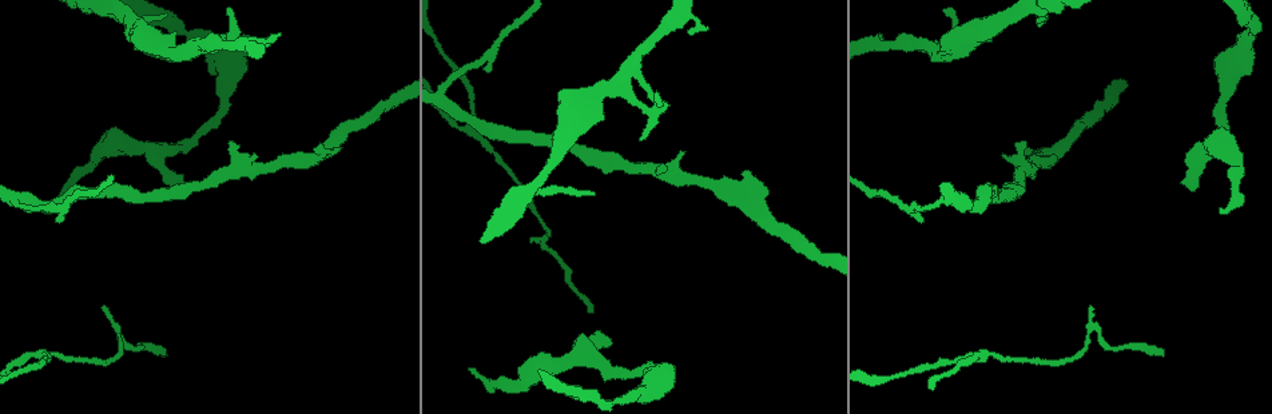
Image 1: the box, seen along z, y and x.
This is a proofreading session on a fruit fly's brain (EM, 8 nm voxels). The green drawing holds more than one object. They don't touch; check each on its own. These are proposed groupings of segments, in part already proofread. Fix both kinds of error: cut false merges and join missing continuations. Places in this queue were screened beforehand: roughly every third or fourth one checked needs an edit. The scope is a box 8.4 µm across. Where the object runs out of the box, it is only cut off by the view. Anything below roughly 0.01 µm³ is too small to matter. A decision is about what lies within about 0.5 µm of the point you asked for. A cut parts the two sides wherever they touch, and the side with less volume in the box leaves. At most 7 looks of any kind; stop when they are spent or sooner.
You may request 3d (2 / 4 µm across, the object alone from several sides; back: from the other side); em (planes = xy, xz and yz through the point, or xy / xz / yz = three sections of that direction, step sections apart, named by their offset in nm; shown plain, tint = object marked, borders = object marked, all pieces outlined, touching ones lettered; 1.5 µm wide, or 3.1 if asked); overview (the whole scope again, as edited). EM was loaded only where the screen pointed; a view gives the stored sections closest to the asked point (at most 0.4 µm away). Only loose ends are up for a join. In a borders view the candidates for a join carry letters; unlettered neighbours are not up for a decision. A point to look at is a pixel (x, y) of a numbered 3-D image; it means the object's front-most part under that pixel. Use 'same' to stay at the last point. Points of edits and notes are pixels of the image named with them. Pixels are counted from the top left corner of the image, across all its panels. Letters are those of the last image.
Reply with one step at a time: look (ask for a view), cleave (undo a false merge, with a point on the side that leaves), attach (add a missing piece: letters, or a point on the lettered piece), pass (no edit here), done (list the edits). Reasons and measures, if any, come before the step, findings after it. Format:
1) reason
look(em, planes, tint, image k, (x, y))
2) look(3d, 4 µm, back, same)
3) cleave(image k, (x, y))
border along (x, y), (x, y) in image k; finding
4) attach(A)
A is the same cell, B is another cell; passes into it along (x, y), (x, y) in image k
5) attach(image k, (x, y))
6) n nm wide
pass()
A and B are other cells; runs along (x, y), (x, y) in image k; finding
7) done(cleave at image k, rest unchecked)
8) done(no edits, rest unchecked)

a fork
look(em, xz, step 4, borders, image 1, (1025, 169))

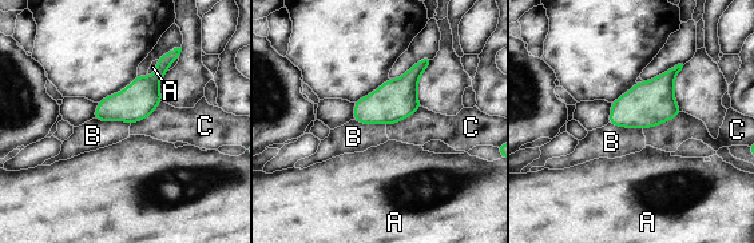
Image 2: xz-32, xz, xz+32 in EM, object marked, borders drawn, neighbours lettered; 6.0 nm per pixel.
C touches over 260 nm
pass()
A, B and C are other cells; one neuron here

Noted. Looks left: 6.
a fork
look(em, xy, step 4, tint, image 1, (618, 85))

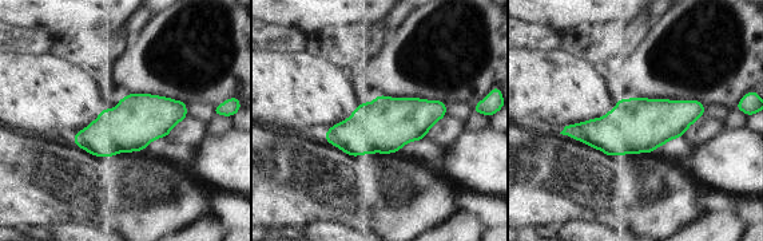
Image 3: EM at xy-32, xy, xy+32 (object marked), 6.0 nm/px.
cut it another way
look(em, planes, borders, same)

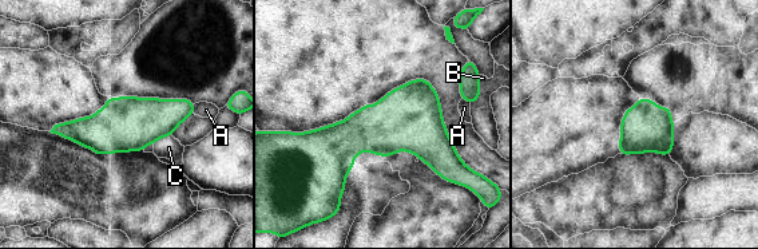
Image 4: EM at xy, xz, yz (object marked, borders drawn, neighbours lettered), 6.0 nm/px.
340 nm wide; B touches over 190 nm
pass()
A, B and C are other cells; all the same neuron

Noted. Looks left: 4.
an open end
look(3d, 4 µm, image 1, (880, 35))

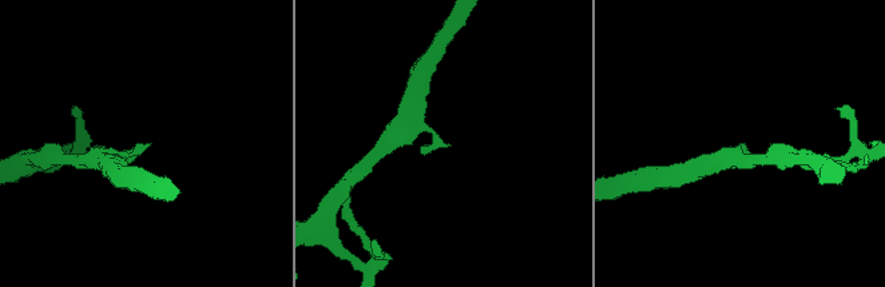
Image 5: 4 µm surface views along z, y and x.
look(em, xz, step 4, borders, image 5, (742, 145))

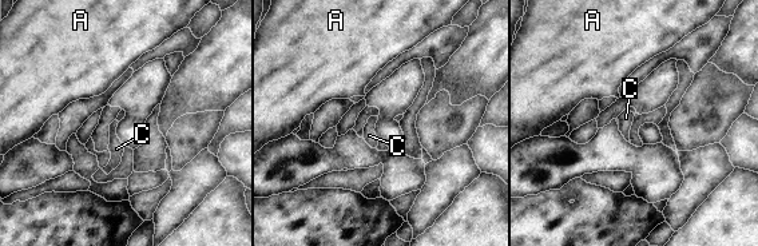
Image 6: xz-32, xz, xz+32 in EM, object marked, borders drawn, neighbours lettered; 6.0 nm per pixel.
another direction
look(em, planes, borders, same)

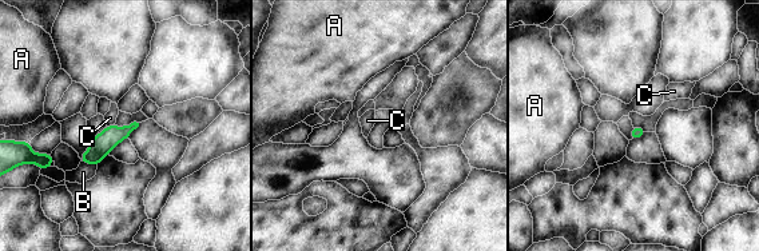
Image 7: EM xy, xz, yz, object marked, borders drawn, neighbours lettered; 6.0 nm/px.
pass()
A, B and C are other cells; no lettered piece goes on from it

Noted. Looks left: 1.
done(no edits, rest unchecked)

